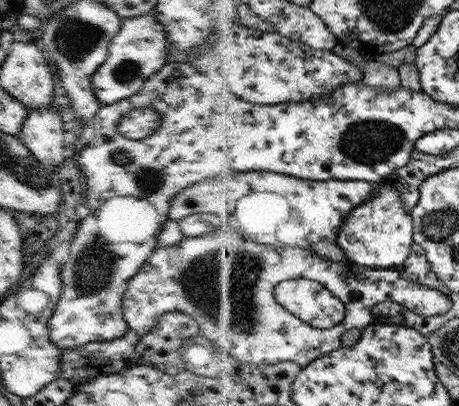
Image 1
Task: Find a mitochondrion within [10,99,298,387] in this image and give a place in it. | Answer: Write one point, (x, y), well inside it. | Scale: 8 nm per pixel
(221, 286)

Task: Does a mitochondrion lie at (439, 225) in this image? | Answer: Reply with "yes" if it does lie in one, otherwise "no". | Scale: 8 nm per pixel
yes

